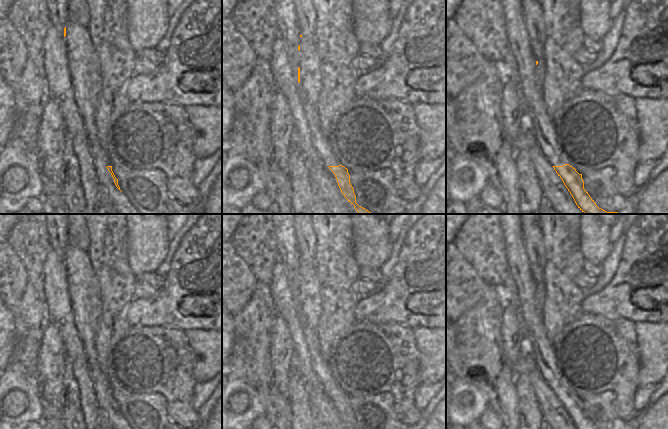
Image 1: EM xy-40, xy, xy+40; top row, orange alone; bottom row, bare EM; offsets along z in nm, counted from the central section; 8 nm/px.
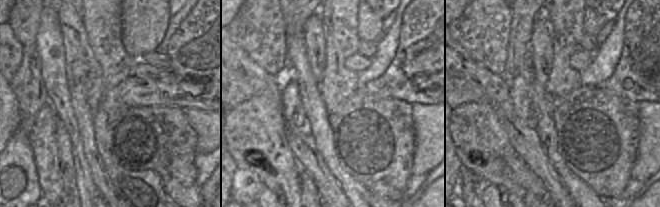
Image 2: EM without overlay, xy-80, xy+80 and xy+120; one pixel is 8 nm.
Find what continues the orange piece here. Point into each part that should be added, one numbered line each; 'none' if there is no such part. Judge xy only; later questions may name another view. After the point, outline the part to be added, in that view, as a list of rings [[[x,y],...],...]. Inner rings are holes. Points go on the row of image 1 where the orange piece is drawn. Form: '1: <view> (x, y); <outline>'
1: xy (286, 19); [[[273,0],[276,23],[288,49],[290,67],[294,73],[294,83],[298,89],[298,68],[300,66],[300,27],[294,9],[294,0]]]

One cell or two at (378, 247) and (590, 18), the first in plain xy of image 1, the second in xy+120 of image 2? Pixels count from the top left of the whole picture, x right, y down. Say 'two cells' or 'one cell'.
one cell

